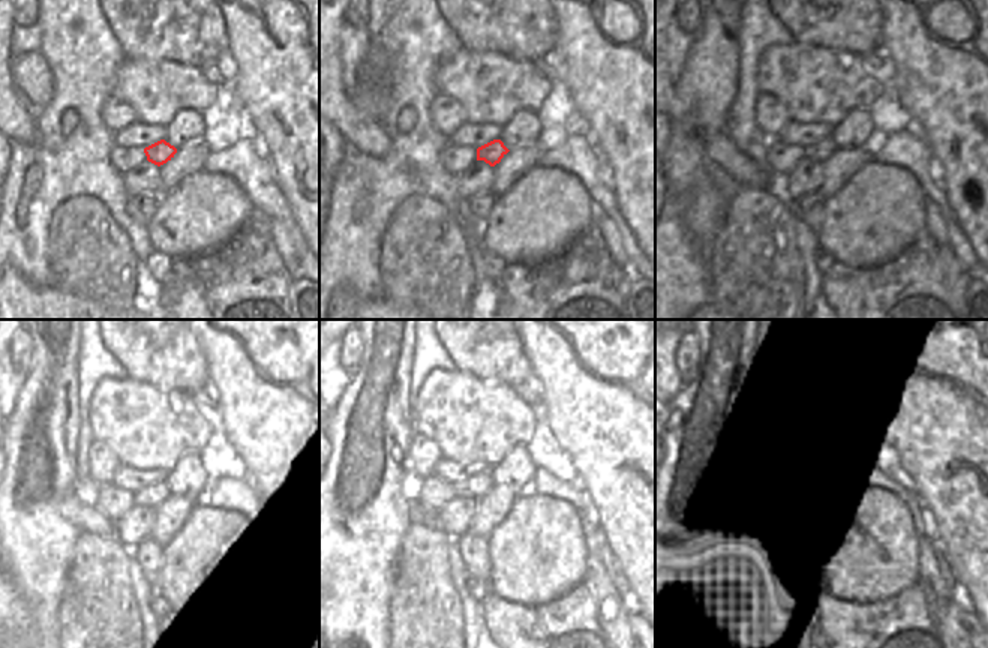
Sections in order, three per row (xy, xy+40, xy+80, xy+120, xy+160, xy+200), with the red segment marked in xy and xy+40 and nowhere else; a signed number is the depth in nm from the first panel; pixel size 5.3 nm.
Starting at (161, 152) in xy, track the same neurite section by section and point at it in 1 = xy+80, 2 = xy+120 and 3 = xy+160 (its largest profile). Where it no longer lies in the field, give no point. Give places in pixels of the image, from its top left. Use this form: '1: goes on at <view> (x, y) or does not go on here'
1: goes on at xy+80 (823, 150)
2: goes on at xy+120 (150, 495)
3: goes on at xy+160 (477, 486)

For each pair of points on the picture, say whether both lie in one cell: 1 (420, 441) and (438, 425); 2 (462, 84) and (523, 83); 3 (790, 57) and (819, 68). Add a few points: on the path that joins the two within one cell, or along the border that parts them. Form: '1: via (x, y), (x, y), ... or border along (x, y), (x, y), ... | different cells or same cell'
1: border along (416, 432), (431, 438), (444, 456) | different cells
2: via (477, 83), (508, 83) | same cell
3: via (798, 65), (801, 68), (811, 68) | same cell

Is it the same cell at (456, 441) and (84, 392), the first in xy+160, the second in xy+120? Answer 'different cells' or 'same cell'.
different cells

